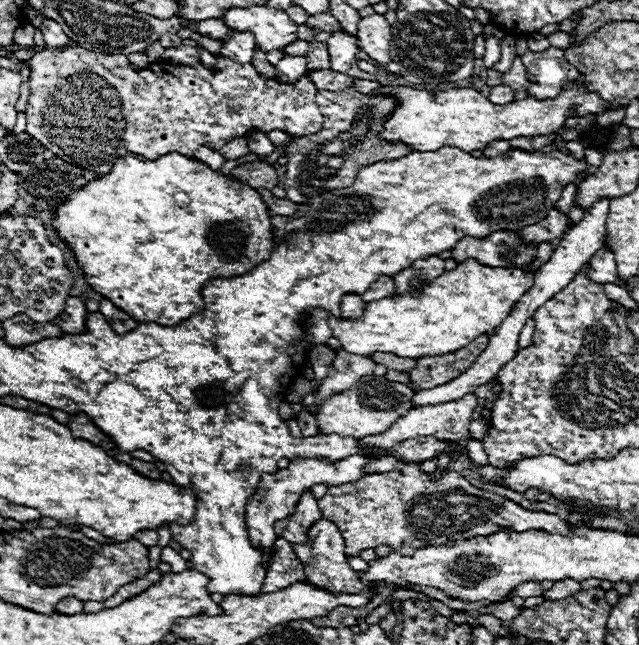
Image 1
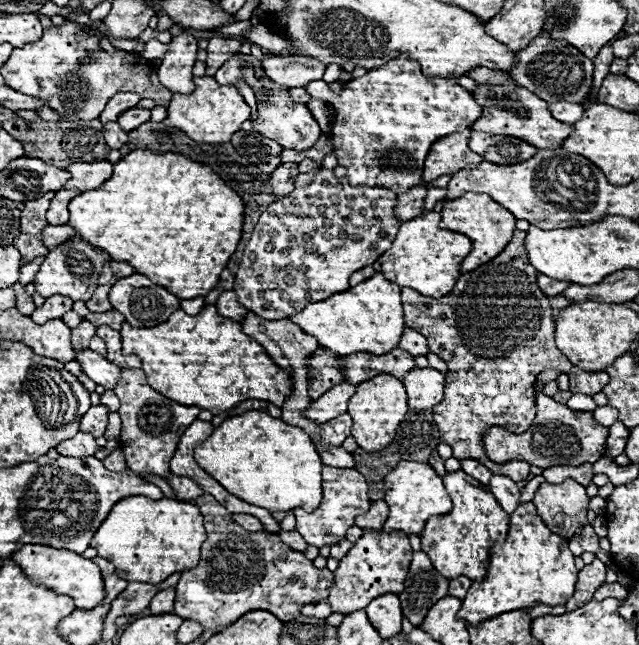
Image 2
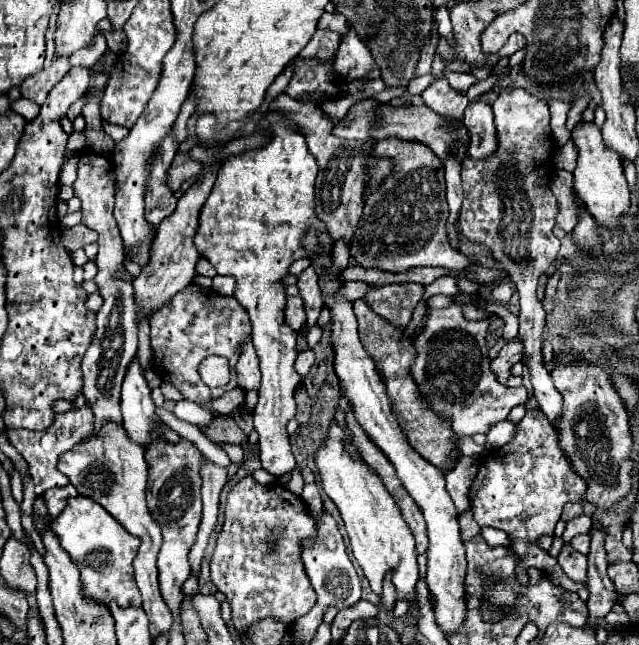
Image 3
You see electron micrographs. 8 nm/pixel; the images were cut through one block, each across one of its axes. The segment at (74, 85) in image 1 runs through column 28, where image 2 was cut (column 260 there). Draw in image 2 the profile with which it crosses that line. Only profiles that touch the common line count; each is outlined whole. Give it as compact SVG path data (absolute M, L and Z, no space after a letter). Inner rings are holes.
M264 76L260 80L262 88L268 92L268 96L264 100L258 98L258 118L252 120L252 128L258 130L262 136L278 142L282 148L290 148L290 150L296 150L296 152L302 152L302 150L308 150L316 144L316 140L320 138L320 126L318 122L312 118L312 114L308 112L306 104L302 102L294 102L288 94L288 88L272 82L268 76Z

